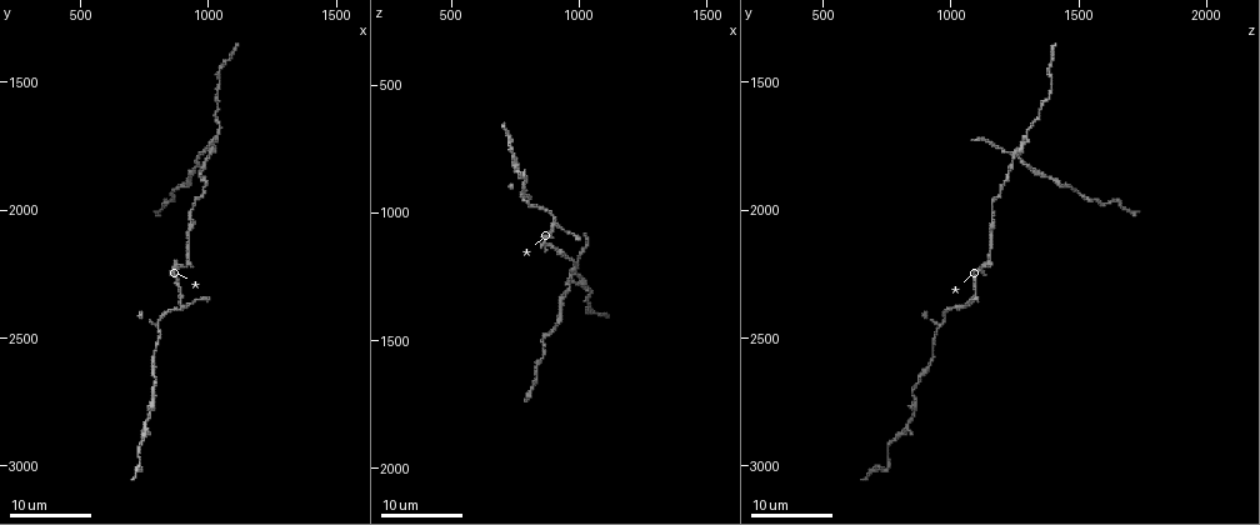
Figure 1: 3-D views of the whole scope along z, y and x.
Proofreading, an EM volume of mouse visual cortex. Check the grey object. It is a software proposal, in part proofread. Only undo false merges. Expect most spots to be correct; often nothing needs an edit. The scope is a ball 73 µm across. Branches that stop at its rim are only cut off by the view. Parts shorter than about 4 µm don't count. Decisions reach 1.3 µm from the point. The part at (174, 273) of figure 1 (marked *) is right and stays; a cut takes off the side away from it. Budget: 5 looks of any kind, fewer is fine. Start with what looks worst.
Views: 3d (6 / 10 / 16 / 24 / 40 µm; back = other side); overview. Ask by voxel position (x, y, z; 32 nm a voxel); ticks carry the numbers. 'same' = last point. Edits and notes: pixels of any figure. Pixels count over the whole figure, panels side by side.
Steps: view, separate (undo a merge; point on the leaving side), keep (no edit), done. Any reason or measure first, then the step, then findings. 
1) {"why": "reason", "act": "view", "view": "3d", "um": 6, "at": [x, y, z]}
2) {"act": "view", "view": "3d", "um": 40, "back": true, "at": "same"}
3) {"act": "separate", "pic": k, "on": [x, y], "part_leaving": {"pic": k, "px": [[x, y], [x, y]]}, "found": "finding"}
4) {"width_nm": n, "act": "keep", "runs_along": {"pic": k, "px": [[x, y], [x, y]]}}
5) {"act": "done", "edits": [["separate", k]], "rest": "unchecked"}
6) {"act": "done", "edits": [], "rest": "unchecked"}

{"why": "three arms meet", "act": "view", "view": "3d", "um": 24, "at": [760, 2840, 830]}

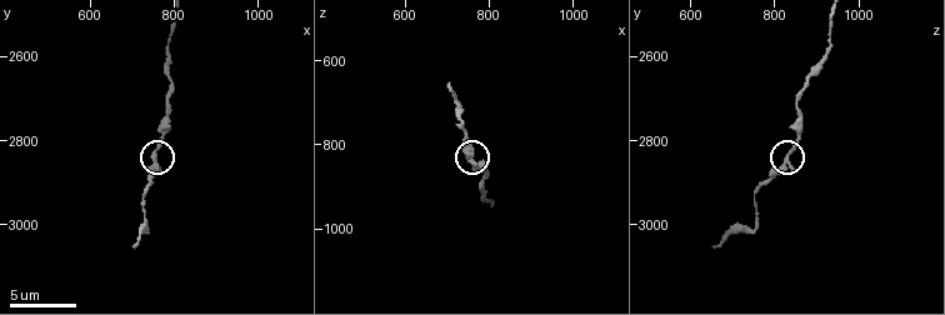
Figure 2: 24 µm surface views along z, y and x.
{"why": "closer look", "act": "view", "view": "3d", "um": 10, "at": [755, 2840, 830]}

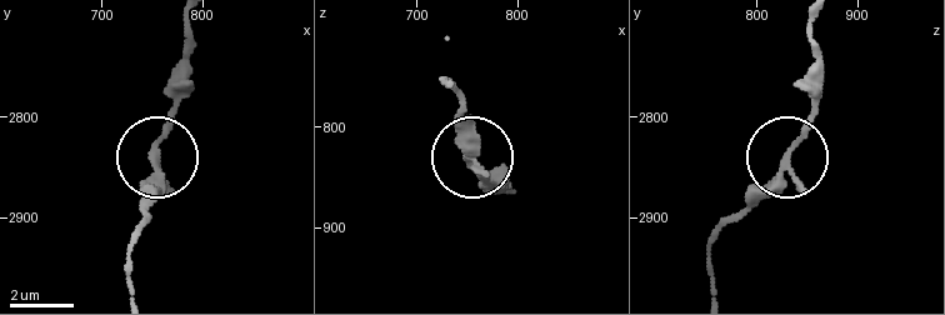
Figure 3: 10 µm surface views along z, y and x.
{"width_nm": 190, "act": "keep", "runs_along": {"pic": 3, "px": [[190, 26], [183, 90], [158, 155], [158, 195], [141, 233]]}, "found": "all the same neuron"}

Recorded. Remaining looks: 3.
{"why": "sudden change in width", "act": "view", "view": "3d", "um": 24, "at": [890, 2380, 1020]}

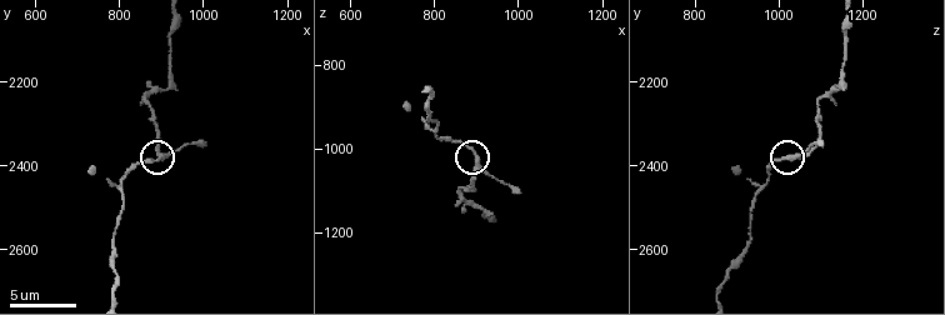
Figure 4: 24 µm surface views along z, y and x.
{"why": "closer look", "act": "view", "view": "3d", "um": 6, "at": [905, 2385, 1015]}

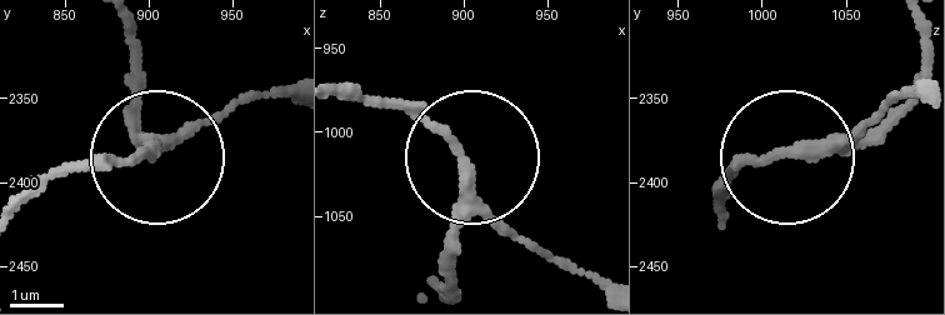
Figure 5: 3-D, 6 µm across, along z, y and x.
{"act": "keep", "runs_along": {"pic": 5, "px": [[126, 31], [135, 116], [153, 148], [45, 174]]}, "found": "one neuron here"}

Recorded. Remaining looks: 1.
{"why": "calibre changes", "act": "view", "view": "3d", "um": 6, "at": [925, 2105, 1165]}

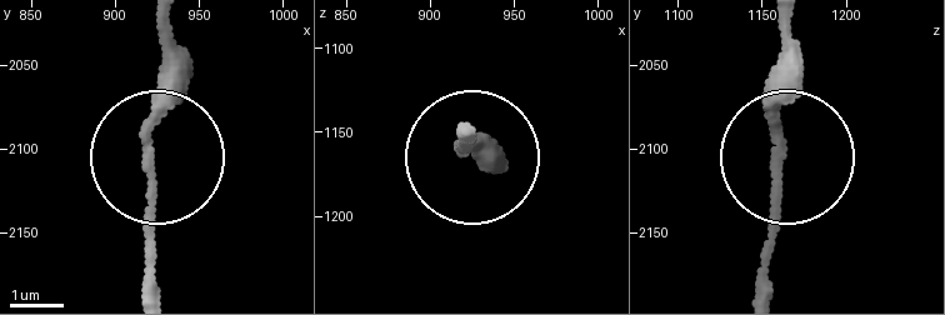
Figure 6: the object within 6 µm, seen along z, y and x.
{"width_nm": 180, "act": "keep", "runs_along": {"pic": 6, "px": [[755, 286], [781, 139], [781, 23]]}, "found": "all the same neuron"}

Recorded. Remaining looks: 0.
{"act": "done", "edits": [], "rest": "unchecked"}

